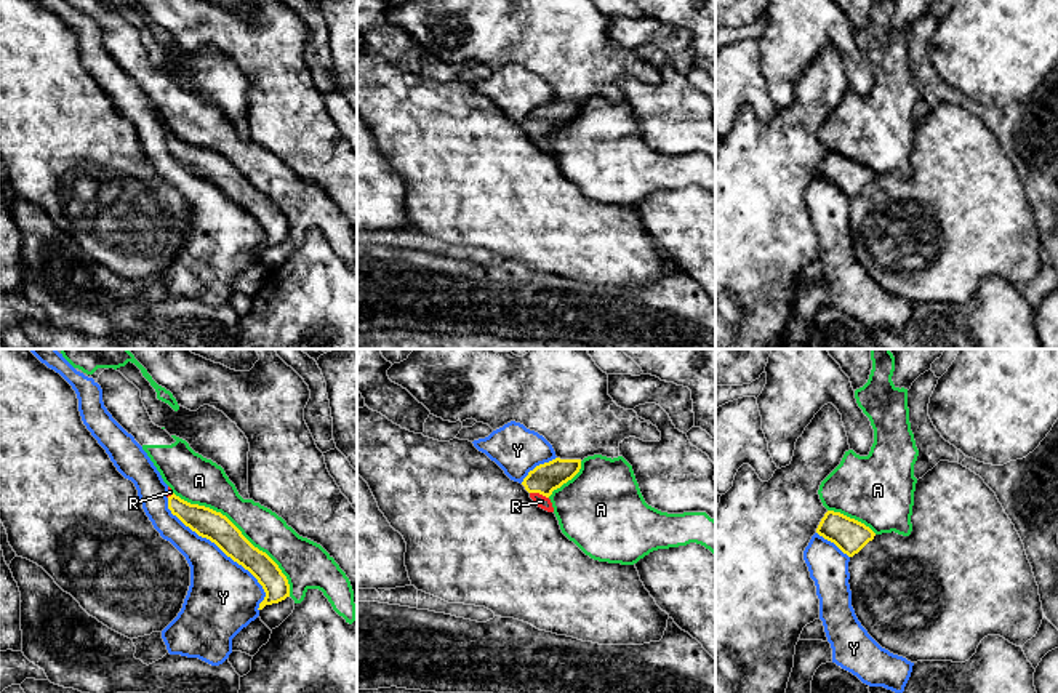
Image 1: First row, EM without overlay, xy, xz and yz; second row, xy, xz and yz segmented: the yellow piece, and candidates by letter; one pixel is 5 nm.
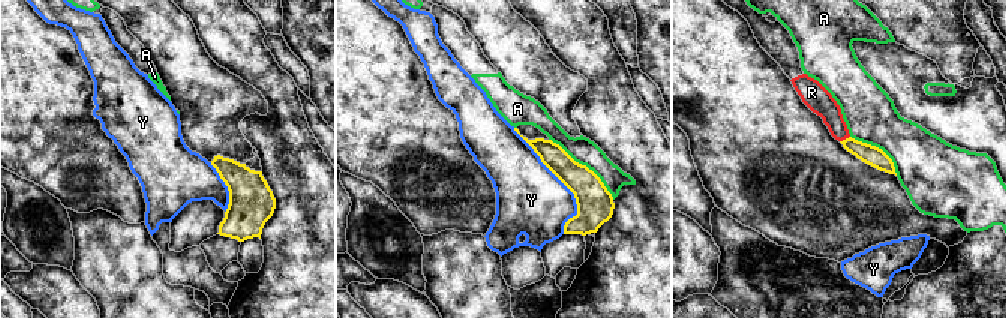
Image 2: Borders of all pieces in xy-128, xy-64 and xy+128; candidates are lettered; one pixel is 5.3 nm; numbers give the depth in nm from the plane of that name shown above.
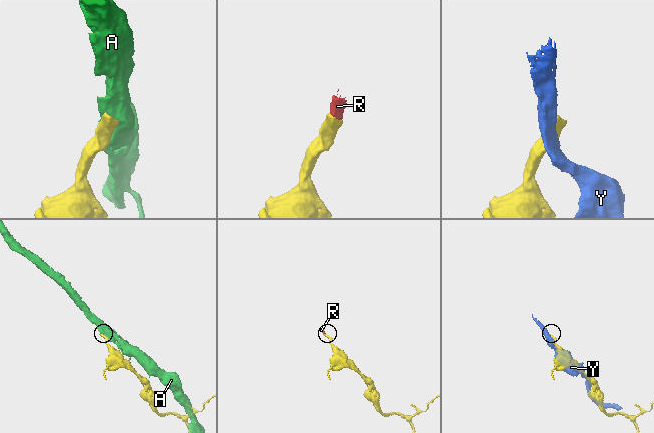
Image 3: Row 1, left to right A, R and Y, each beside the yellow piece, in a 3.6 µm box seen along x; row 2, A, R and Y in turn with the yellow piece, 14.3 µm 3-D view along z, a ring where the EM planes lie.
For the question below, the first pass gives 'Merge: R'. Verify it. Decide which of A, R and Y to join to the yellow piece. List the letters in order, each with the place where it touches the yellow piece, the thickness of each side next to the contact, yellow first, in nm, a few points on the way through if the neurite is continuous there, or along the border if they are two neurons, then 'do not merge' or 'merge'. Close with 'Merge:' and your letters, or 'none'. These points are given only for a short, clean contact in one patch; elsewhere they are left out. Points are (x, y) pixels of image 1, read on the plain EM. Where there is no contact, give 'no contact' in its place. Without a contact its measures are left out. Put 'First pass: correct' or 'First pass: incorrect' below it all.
A: contact xy (240, 173); calibres 150 and 200 nm; do not merge
R: contact xz (540, 135); calibres 150 and 70 nm; way xz (546, 119), (540, 125), (540, 135), (541, 143); merge
Y: contact xy (223, 192); calibres 150 and 360 nm; do not merge
Merge: R
First pass: correct

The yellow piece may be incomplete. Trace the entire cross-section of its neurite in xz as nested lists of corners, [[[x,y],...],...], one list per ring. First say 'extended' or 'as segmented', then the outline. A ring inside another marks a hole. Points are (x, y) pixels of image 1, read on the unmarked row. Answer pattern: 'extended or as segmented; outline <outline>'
extended; outline [[[555,99],[530,112],[522,126],[530,134],[530,139],[538,149],[554,154],[549,138],[554,131],[571,122],[579,114],[579,110],[581,101]]]

